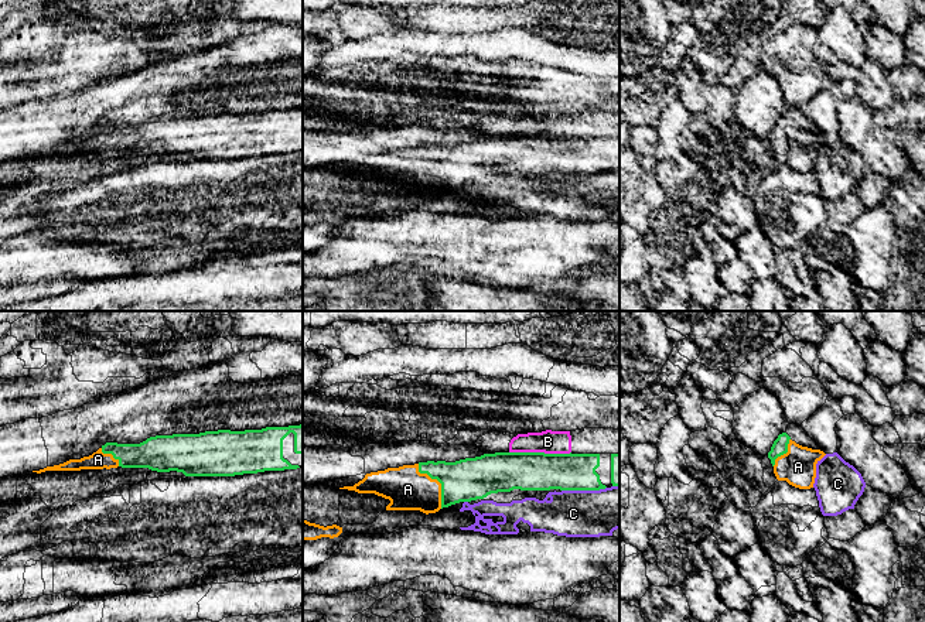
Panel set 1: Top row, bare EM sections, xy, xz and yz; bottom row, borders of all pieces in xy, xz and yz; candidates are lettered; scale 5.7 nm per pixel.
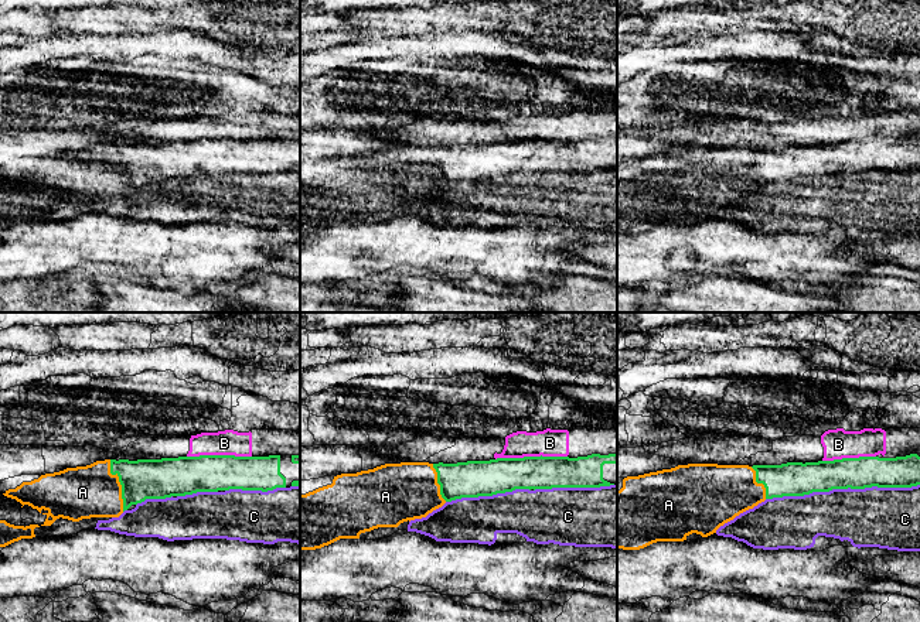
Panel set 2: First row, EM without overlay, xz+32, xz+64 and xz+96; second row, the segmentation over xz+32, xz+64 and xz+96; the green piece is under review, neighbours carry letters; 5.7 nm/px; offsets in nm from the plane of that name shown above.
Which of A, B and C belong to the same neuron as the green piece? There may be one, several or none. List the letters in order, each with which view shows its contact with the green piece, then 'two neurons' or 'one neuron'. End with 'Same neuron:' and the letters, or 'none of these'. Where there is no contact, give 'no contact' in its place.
A: xz | one neuron
B: xz | two neurons
C: xz | two neurons
Same neuron: A

